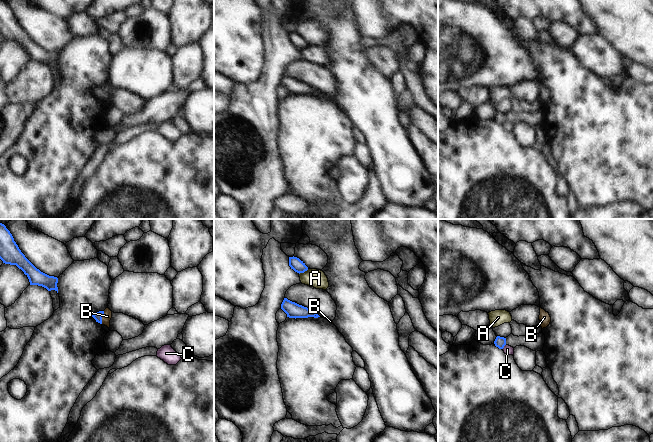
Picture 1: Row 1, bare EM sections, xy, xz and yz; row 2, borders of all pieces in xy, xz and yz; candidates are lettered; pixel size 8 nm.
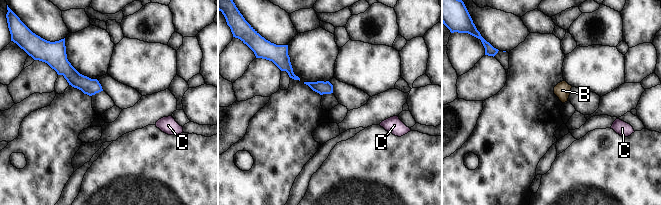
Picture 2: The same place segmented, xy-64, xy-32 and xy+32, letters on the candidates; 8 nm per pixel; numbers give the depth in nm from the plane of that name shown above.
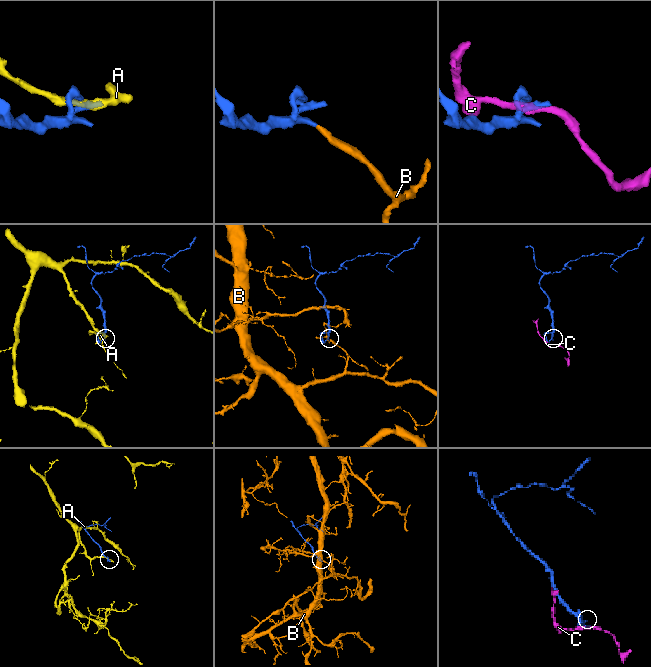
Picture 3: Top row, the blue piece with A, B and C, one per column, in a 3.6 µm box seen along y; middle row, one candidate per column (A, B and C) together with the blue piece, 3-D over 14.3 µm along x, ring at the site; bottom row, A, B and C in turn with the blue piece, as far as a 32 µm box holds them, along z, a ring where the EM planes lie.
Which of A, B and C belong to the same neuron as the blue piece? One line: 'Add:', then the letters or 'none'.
Add: B

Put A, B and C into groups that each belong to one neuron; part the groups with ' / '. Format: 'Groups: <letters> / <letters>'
Groups: A / B / C.

